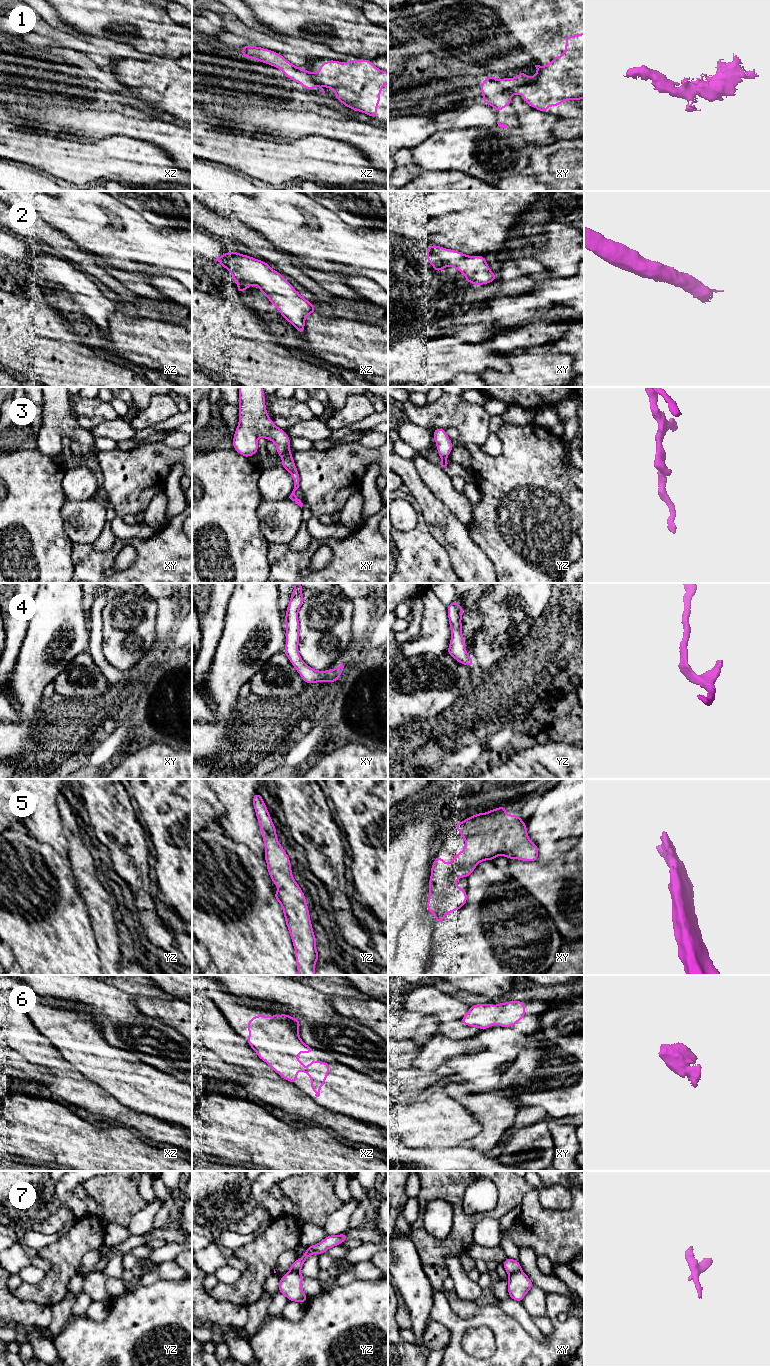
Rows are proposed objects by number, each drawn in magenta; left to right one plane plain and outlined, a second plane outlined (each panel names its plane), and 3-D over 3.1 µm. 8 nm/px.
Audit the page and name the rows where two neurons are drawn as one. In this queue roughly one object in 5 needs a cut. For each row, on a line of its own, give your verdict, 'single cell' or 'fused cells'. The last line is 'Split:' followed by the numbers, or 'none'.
1: fused cells
2: single cell
3: single cell
4: single cell
5: single cell
6: single cell
7: fused cells
Split: 1, 7

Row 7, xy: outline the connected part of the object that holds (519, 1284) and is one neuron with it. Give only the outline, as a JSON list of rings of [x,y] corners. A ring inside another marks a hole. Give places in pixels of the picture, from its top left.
[[[521,1269],[517,1273],[509,1275],[507,1286],[510,1299],[522,1302],[524,1296],[534,1284]]]

